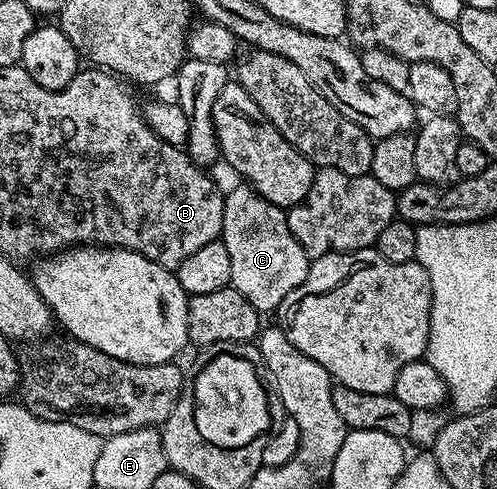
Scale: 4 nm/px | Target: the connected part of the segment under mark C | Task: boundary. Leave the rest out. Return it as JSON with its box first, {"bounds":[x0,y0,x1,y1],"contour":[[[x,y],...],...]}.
{"bounds":[220,186,311,313],"contour":[[[240,186],[225,196],[220,237],[231,257],[231,286],[243,293],[257,312],[273,313],[291,289],[303,285],[311,258],[288,228],[286,212],[258,195],[252,187]]]}

